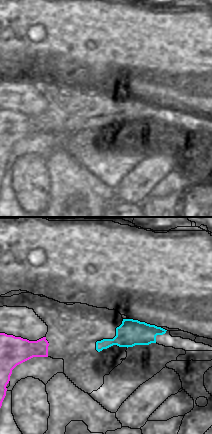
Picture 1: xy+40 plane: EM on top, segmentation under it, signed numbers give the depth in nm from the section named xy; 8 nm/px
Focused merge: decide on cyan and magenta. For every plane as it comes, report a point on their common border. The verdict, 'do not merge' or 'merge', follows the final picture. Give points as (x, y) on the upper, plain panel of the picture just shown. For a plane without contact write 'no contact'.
no contact

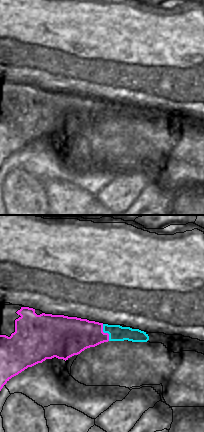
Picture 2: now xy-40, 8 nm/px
(105, 108)

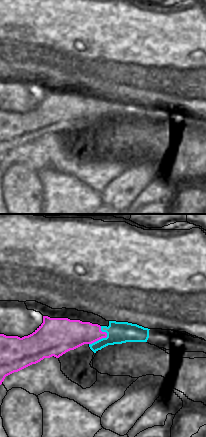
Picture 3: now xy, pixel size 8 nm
(103, 114)

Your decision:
merge

